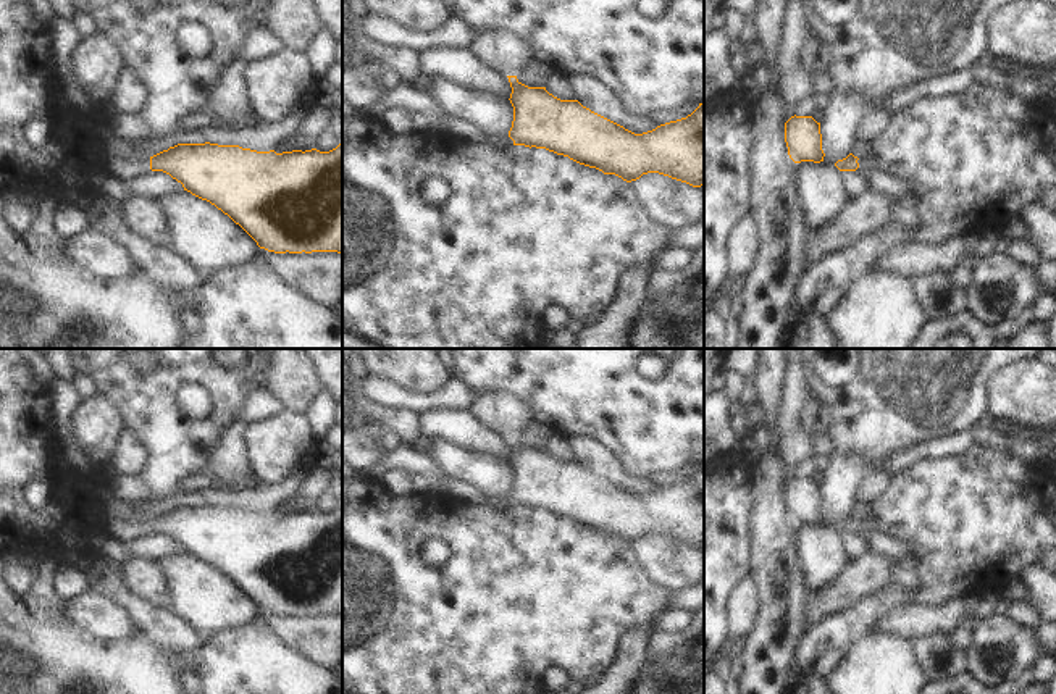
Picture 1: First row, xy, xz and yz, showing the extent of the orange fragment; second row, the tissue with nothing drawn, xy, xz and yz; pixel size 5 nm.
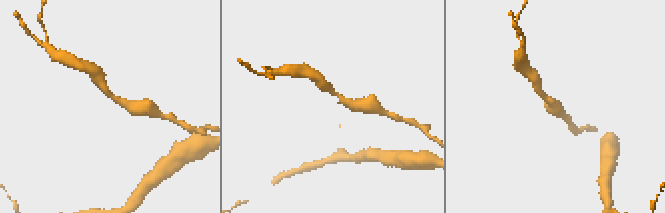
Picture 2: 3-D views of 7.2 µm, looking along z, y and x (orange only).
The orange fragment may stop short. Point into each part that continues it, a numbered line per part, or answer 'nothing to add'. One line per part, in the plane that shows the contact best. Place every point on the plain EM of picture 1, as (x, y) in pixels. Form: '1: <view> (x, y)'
1: xy (117, 525).

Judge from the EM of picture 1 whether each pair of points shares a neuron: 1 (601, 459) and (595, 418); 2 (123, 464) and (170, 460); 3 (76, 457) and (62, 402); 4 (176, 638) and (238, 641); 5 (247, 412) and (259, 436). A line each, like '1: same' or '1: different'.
1: different
2: different
3: same
4: different
5: different

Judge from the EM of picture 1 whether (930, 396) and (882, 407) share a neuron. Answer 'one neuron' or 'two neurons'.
one neuron

